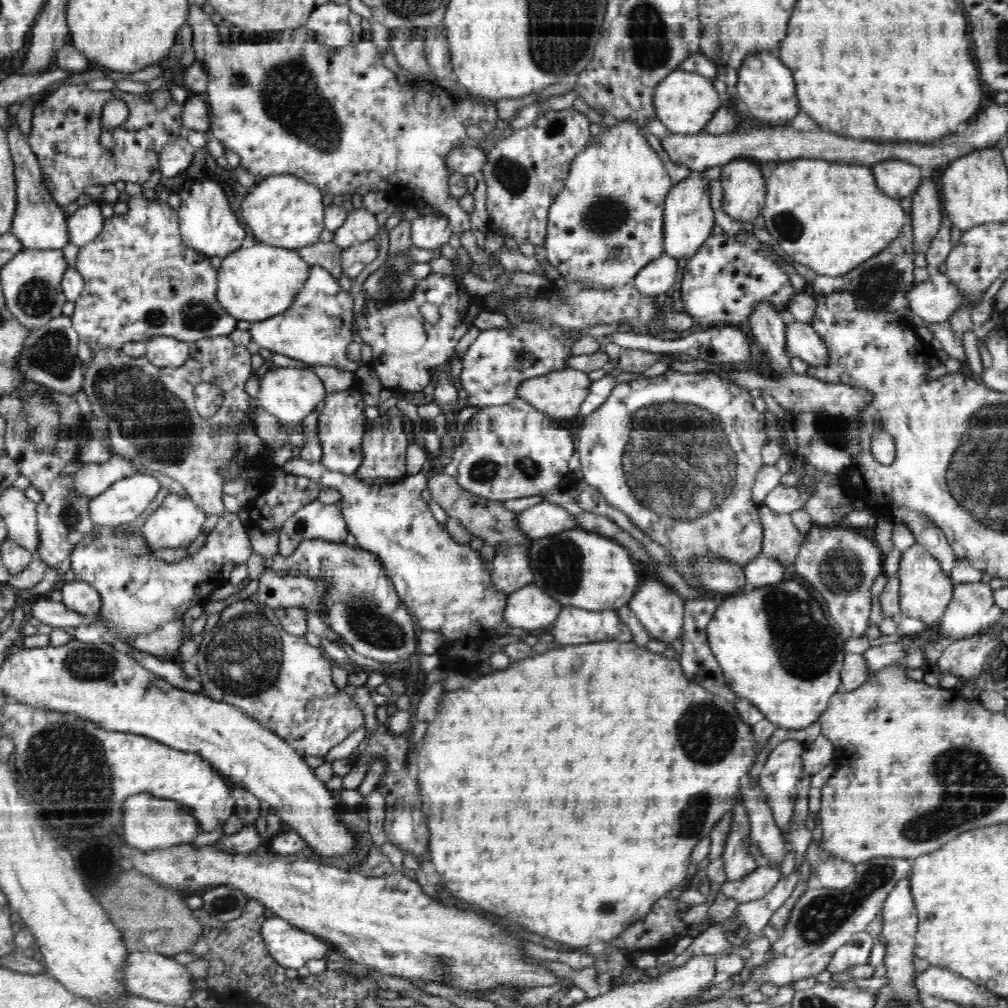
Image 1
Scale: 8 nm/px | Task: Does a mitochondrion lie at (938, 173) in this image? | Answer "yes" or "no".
no

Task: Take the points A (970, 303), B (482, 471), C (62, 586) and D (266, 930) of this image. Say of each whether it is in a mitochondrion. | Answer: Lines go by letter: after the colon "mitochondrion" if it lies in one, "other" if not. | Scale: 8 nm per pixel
A: other
B: mitochondrion
C: other
D: other

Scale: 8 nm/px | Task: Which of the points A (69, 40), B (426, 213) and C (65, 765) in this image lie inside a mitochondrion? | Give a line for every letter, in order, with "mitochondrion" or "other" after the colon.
A: other
B: other
C: mitochondrion

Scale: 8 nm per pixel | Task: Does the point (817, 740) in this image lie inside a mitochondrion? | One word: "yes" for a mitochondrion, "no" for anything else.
no

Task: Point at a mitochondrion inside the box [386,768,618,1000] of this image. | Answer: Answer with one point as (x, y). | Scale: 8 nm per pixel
(605, 907)

